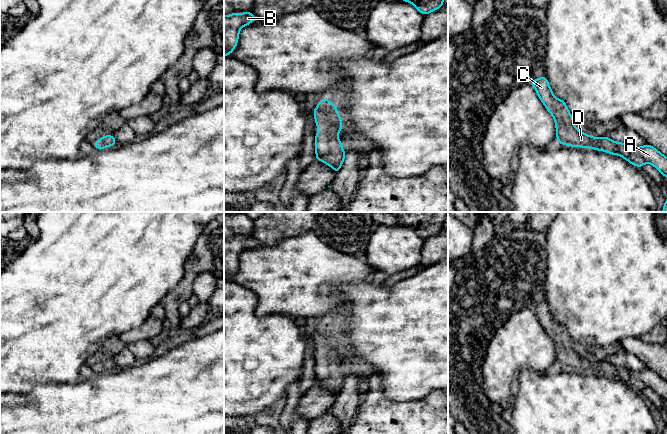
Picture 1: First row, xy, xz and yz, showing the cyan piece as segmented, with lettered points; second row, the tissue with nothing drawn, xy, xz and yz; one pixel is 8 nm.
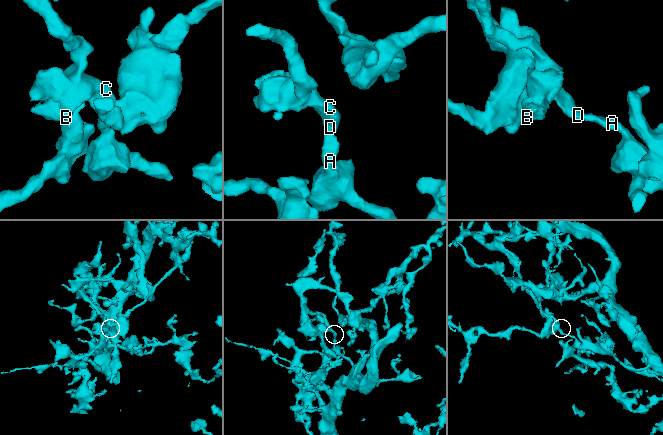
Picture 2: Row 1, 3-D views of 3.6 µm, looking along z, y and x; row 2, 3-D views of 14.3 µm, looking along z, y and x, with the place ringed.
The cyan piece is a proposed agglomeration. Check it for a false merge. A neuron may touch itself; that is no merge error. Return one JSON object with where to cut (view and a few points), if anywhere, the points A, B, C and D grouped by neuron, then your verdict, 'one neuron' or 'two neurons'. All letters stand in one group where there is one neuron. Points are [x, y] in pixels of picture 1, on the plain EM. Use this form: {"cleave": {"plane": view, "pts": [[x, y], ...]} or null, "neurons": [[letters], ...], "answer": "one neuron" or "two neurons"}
{"cleave": null, "neurons": [["A", "B", "C", "D"]], "answer": "one neuron"}

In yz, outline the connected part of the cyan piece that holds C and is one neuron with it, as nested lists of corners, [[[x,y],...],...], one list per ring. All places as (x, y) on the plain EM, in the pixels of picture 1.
[[[546,300],[534,303],[531,309],[555,344],[556,360],[559,368],[591,372],[613,379],[620,379],[636,391],[642,391],[644,388],[650,387],[664,401],[667,401],[667,381],[656,372],[649,368],[636,372],[622,366],[615,366],[607,360],[592,361],[580,356],[574,350],[574,342],[571,340],[565,325],[554,320]]]

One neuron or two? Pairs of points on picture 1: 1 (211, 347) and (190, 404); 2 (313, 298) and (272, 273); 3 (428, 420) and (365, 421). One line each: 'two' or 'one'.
1: one
2: one
3: one

